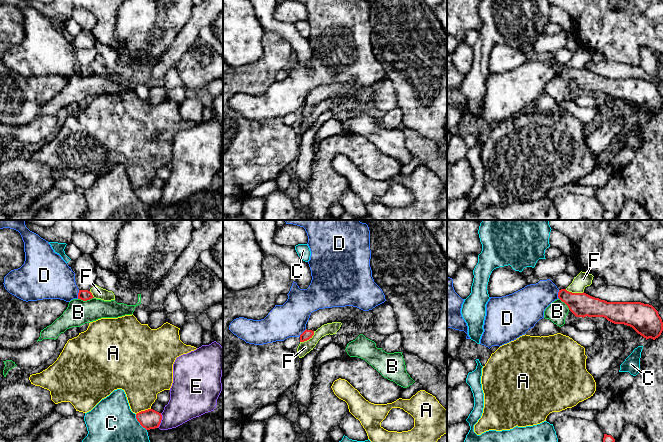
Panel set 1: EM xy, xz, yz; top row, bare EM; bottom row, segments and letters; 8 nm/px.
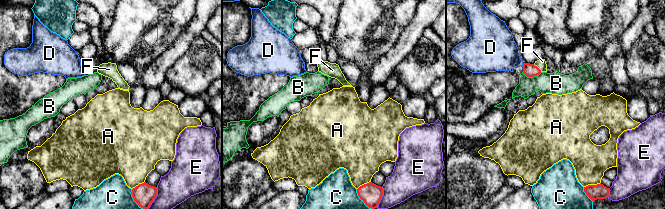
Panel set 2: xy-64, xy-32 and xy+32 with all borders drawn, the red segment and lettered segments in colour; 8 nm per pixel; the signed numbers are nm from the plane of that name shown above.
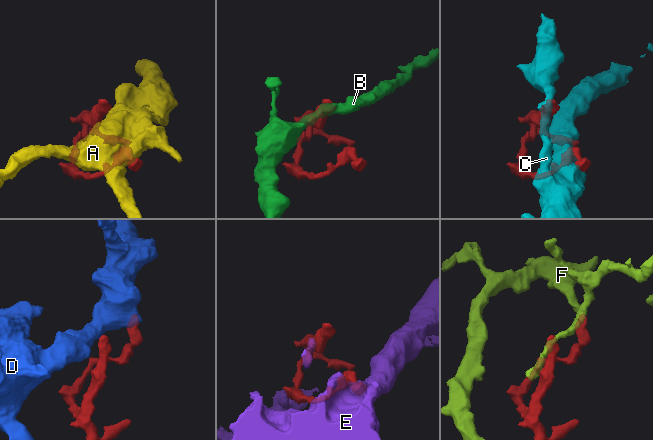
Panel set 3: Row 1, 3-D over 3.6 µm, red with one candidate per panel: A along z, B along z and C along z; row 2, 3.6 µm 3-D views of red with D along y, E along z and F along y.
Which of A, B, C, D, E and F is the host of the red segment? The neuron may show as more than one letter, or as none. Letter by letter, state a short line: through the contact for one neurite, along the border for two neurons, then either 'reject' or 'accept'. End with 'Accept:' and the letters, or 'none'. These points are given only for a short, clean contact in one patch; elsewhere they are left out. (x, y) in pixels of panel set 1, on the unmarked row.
A: reject
B: line xy (93, 73), (87, 76), (78, 75); reject
C: reject
D: line xy (79, 66), (77, 74); reject
E: reject
F: reject
Accept: none

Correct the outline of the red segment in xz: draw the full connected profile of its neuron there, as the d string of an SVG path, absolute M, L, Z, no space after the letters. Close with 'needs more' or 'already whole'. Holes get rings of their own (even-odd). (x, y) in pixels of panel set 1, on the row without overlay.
M353 82L319 85L311 89L306 106L300 111L300 118L309 116L318 104L332 98L355 97L359 110L364 110L373 106L374 94L372 86L363 87Z; needs more

